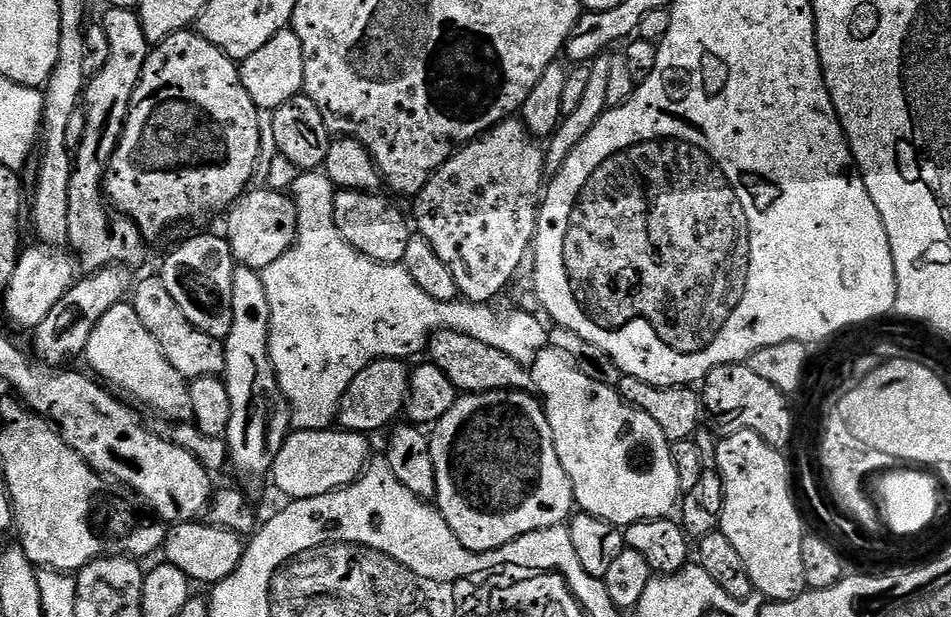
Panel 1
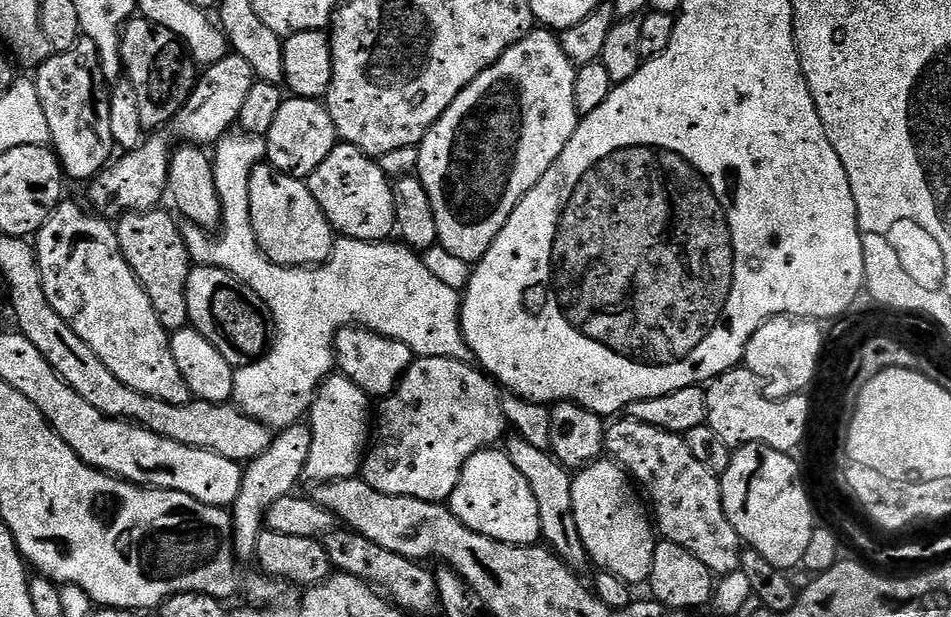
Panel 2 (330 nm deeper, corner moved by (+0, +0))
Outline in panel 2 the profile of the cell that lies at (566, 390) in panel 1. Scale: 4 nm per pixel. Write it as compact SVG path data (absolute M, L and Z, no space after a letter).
M611 458L595 460L587 468L579 469L572 476L572 497L574 522L578 522L578 534L582 538L582 546L588 551L588 560L596 563L597 569L622 578L630 586L637 586L636 584L640 583L643 585L652 572L658 536L654 531L653 521L646 511L645 501L638 495L628 473Z

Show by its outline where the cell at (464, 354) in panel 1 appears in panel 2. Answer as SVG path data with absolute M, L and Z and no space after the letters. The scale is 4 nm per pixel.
M512 434L507 437L506 451L510 462L522 473L522 478L530 482L530 490L534 490L534 498L538 498L540 511L540 534L543 543L551 548L569 568L580 570L588 560L588 551L582 546L582 538L578 534L578 522L574 522L574 498L572 497L572 476L569 469L556 461L556 457L534 450L530 442L521 436Z

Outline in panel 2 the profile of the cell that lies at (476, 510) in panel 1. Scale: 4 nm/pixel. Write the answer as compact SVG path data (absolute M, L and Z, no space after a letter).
M489 446L466 461L458 486L454 486L451 510L467 528L478 534L507 544L535 545L541 539L538 498L534 498L530 482L526 482L514 462L510 462L507 451L498 449Z

